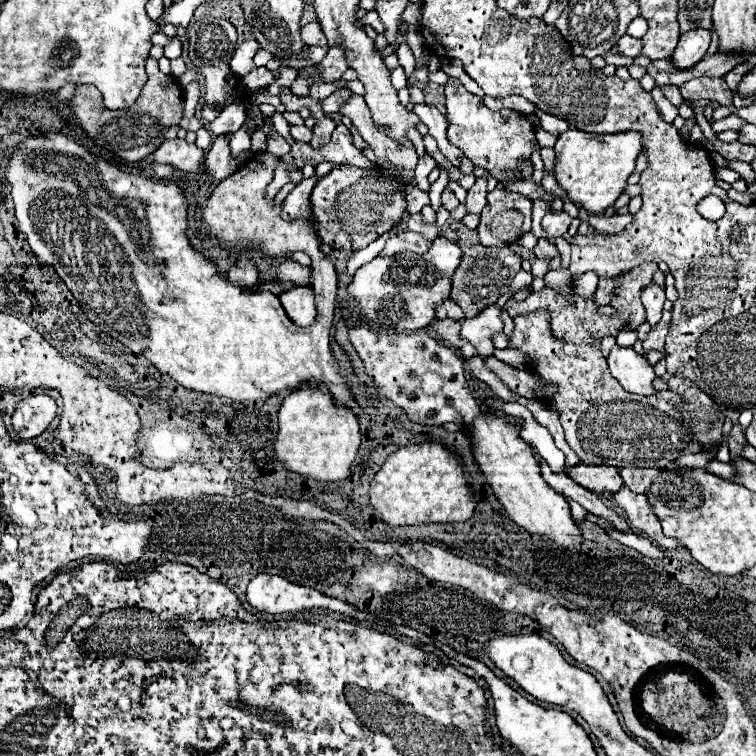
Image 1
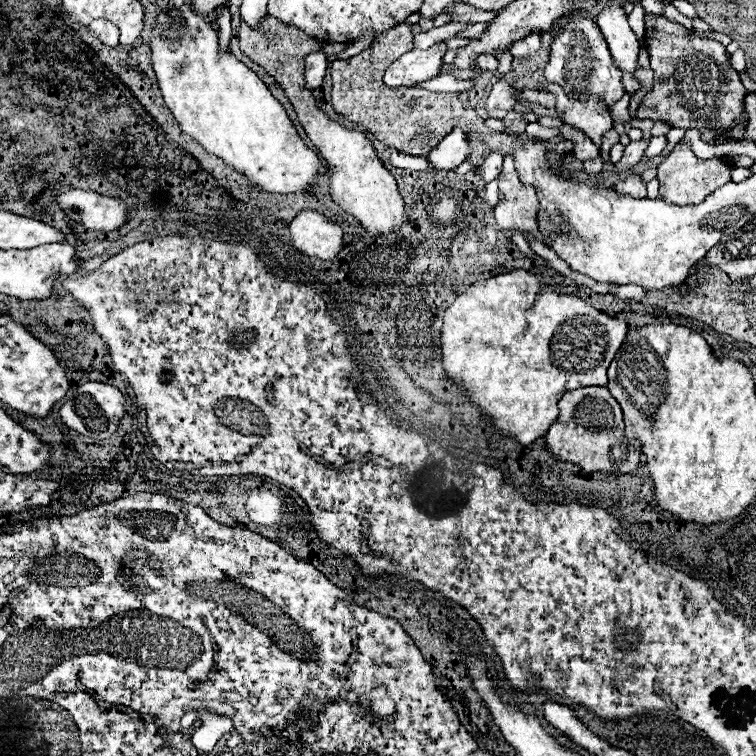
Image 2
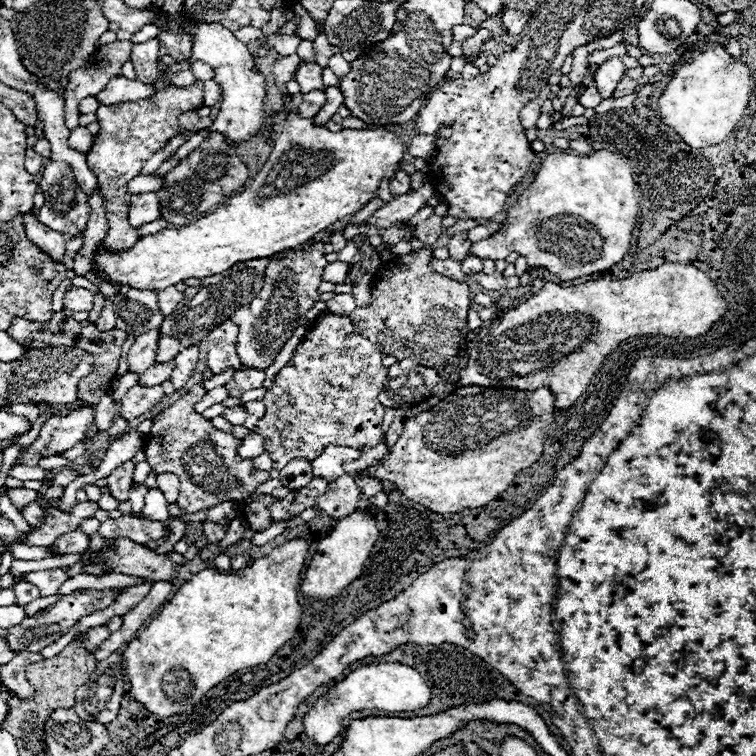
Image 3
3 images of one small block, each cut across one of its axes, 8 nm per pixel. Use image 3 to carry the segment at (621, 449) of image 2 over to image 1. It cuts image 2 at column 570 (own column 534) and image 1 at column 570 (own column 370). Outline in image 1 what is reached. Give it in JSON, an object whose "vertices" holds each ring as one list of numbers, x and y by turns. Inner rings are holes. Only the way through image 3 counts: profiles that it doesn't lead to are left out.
{"vertices":[[578,462,576,466,568,466,566,474,576,484,600,494,614,494,622,486,622,478,616,466,594,466]]}

